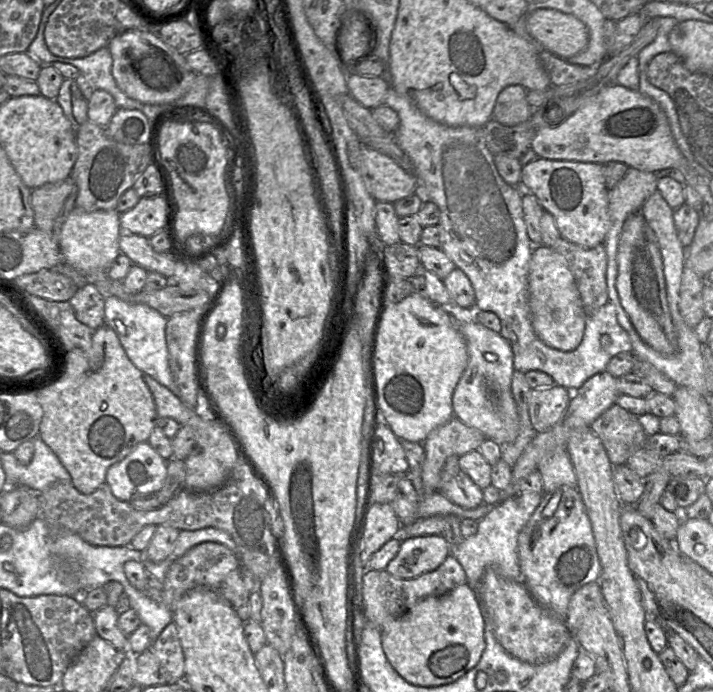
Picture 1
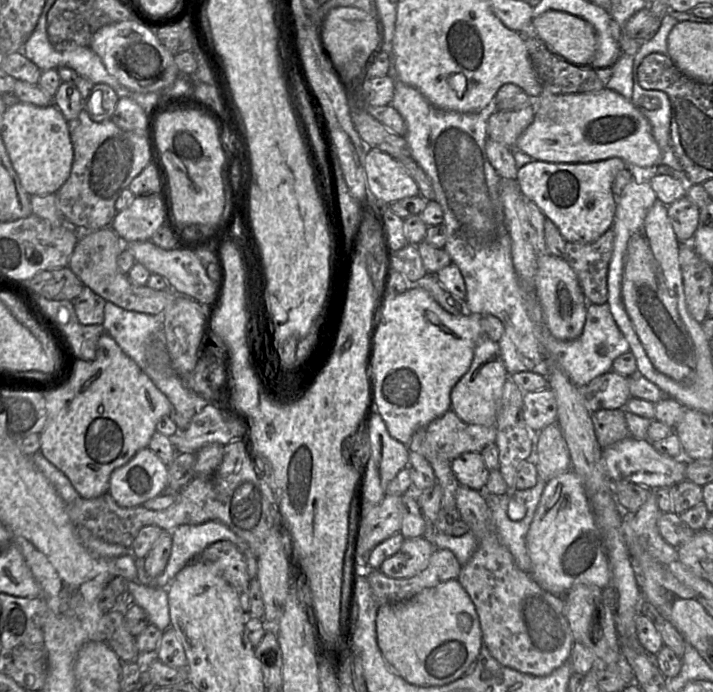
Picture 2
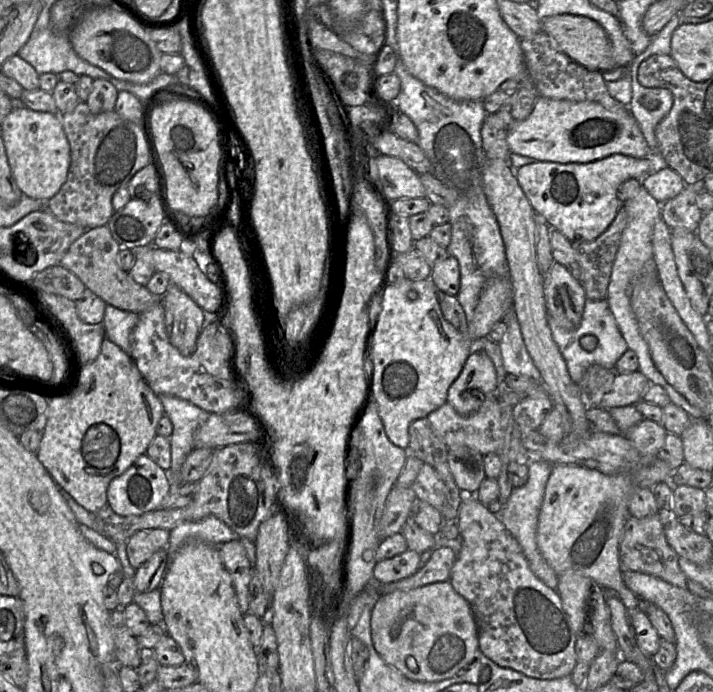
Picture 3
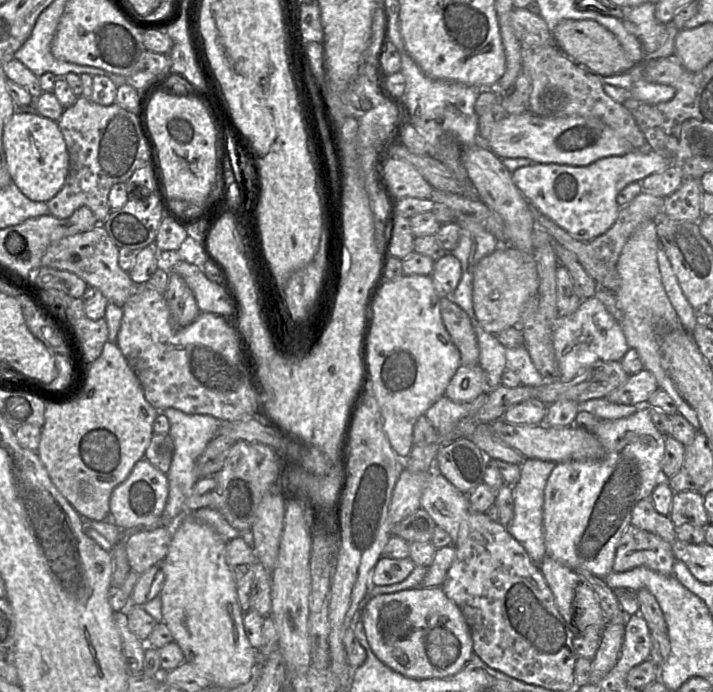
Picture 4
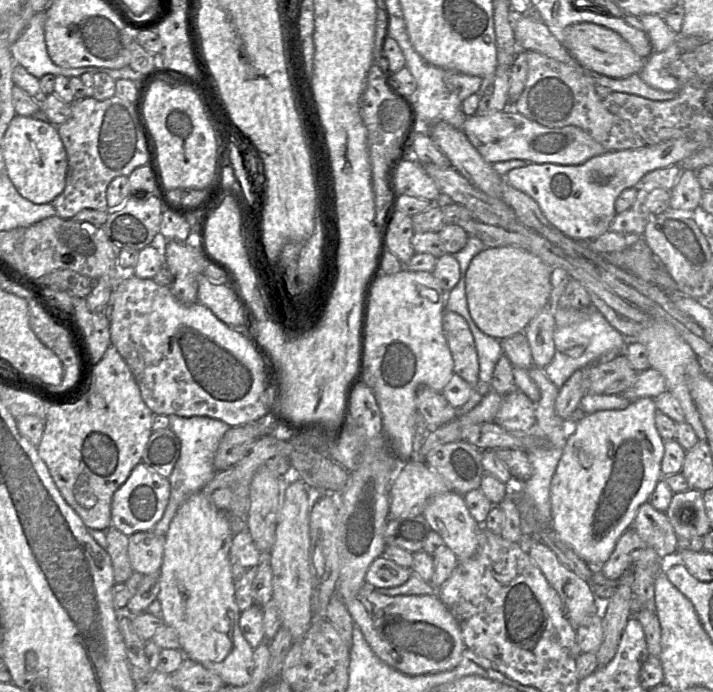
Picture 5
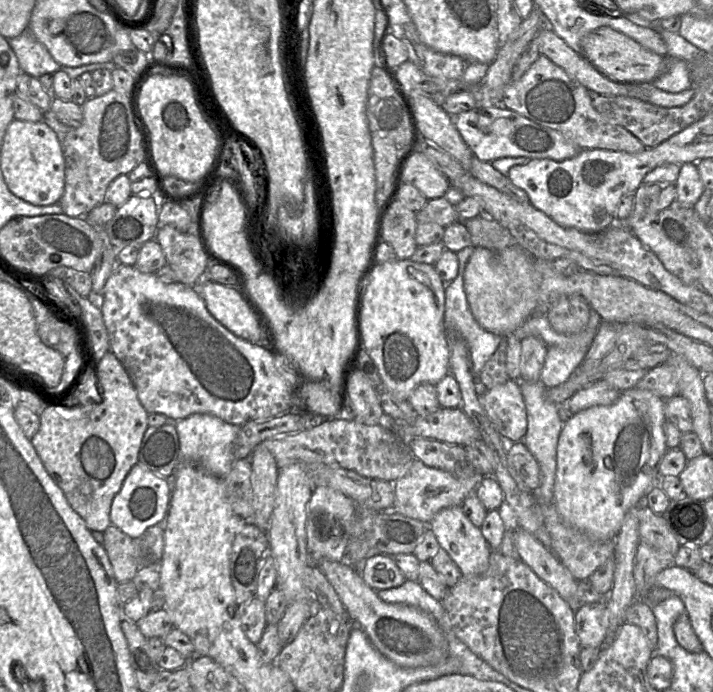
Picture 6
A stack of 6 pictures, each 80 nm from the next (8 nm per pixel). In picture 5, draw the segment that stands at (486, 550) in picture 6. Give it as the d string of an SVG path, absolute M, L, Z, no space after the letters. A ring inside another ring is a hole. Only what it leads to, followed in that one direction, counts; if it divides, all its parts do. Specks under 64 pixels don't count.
M448 490L432 496L425 505L423 516L458 561L475 554L480 524L469 513L463 495Z

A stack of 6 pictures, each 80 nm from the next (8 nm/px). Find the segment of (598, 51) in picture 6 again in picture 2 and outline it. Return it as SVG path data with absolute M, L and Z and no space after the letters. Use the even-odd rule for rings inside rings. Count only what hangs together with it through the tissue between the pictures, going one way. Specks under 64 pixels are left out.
M548 10L532 19L532 27L552 53L577 66L590 66L597 50L597 33L591 23Z

